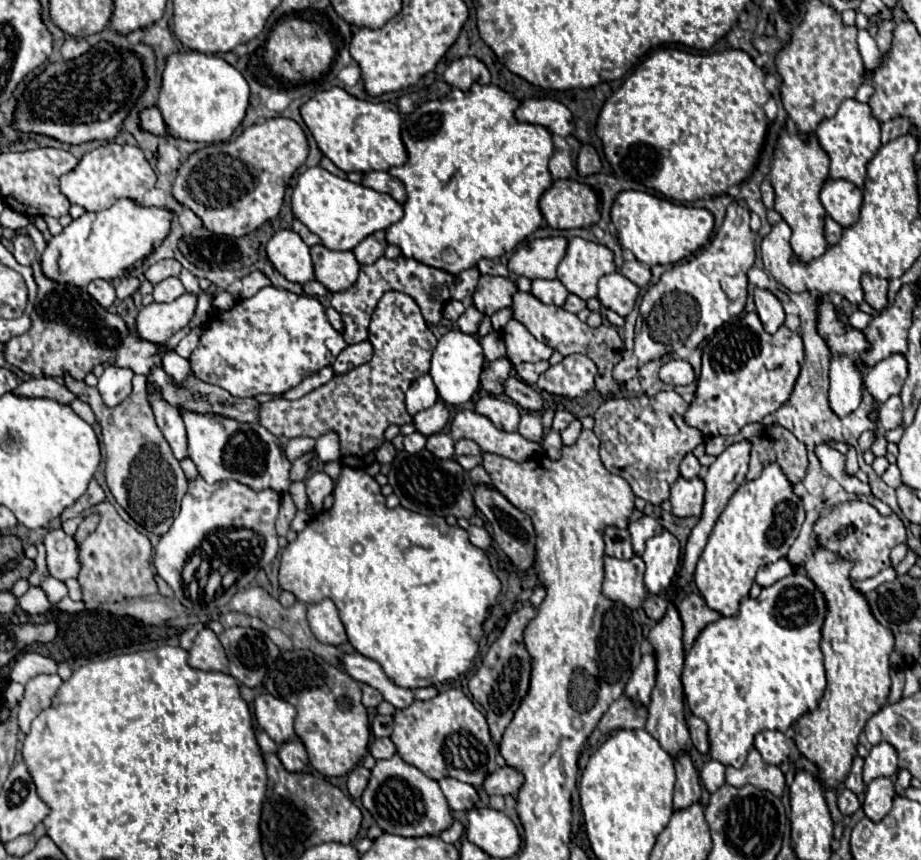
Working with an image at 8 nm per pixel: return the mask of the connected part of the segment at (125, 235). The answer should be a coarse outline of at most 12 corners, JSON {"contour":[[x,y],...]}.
{"contour":[[117,200],[47,242],[49,280],[123,278],[169,232],[171,210]]}

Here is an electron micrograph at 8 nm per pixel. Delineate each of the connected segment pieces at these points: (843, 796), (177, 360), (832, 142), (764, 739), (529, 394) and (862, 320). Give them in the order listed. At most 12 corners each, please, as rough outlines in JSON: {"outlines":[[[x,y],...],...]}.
{"outlines":[[[841,788],[837,806],[841,814],[853,814],[859,800],[851,790]],[[177,352],[163,356],[163,370],[175,380],[191,372]],[[841,102],[817,126],[829,178],[865,180],[881,148],[869,104]],[[761,732],[755,748],[767,764],[783,764],[789,744],[781,732]],[[509,376],[505,394],[529,412],[543,400],[529,384]],[[853,312],[849,326],[863,330],[872,320],[865,312]]]}

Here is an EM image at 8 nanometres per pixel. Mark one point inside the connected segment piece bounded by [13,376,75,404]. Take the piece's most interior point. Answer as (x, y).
(43, 387)

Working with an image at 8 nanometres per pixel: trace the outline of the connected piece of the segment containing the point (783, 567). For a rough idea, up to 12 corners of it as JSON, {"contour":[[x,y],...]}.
{"contour":[[787,558],[759,568],[755,582],[767,588],[793,574]]}

